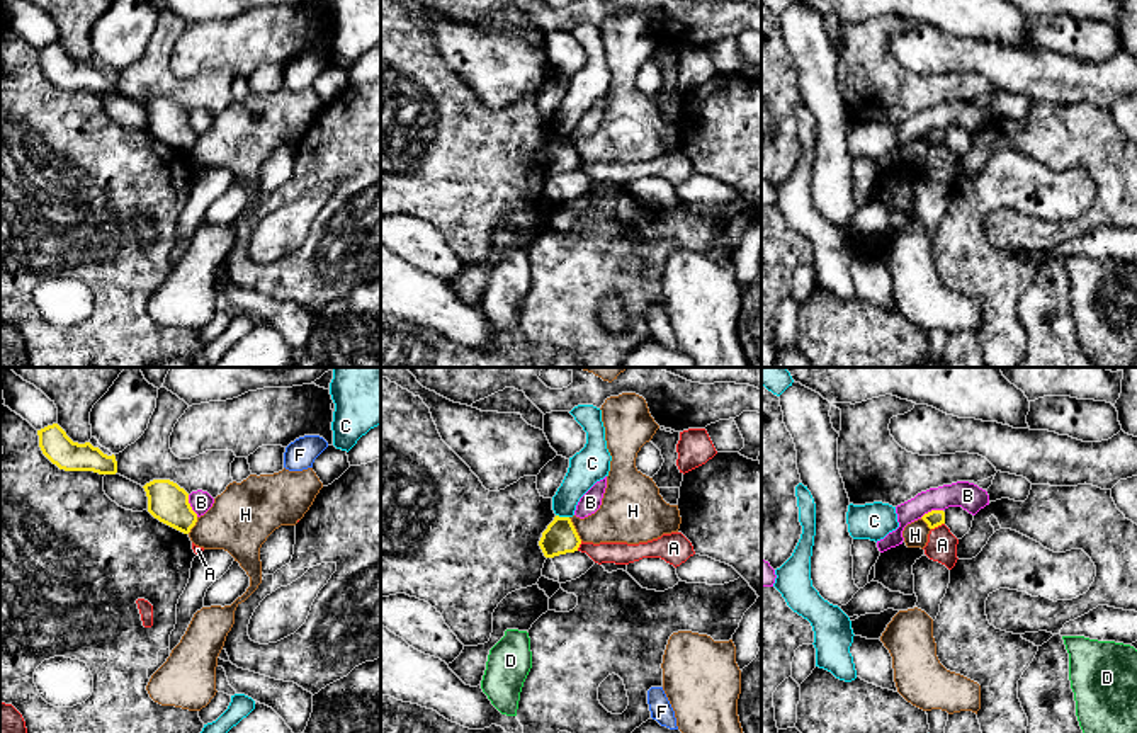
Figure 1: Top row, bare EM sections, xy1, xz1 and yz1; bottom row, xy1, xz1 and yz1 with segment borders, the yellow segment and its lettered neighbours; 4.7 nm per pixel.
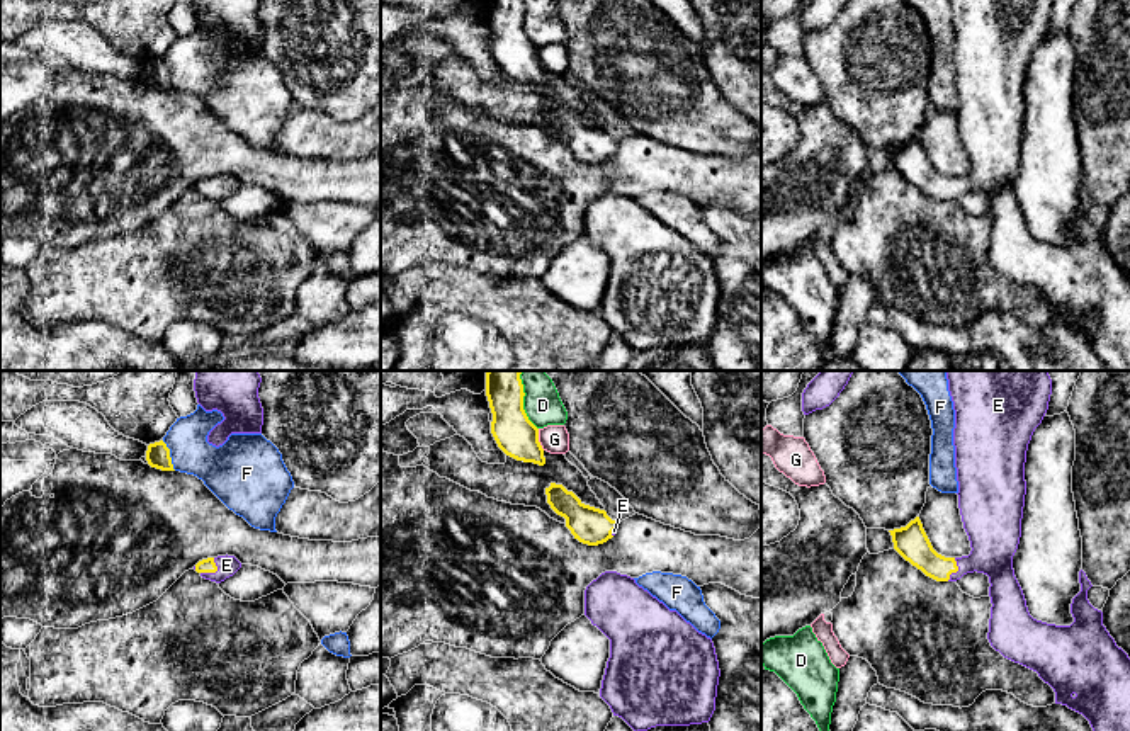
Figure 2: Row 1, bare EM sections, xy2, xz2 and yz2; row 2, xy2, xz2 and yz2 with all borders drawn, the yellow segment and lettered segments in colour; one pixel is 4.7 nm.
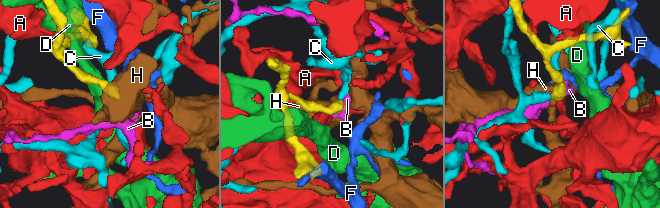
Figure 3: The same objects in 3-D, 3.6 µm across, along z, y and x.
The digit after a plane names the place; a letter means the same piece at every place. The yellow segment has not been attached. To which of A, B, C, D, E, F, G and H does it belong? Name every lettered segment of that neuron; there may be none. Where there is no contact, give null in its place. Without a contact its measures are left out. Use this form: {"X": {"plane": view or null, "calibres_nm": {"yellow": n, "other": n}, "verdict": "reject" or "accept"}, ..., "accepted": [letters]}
{"A": {"plane": "yz1", "calibres_nm": {"yellow": 80, "other": 140}, "verdict": "reject"}, "B": {"plane": "yz1", "calibres_nm": {"yellow": 80, "other": 130}, "verdict": "reject"}, "C": {"plane": "xz1", "calibres_nm": {"yellow": 160, "other": 160}, "verdict": "reject"}, "D": {"plane": "xz2", "calibres_nm": {"yellow": 190, "other": 180}, "verdict": "reject"}, "E": {"plane": "xy2", "calibres_nm": {"yellow": 70, "other": 100}, "verdict": "accept"}, "F": {"plane": "xy2", "calibres_nm": {"yellow": 110, "other": 200}, "verdict": "reject"}, "G": {"plane": "xz2", "calibres_nm": {"yellow": 190, "other": 140}, "verdict": "reject"}, "H": {"plane": "xz1", "calibres_nm": {"yellow": 160, "other": 260}, "verdict": "reject"}, "accepted": ["E"]}

